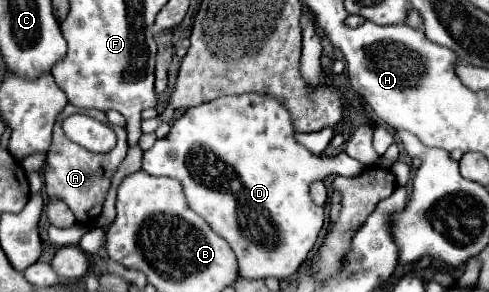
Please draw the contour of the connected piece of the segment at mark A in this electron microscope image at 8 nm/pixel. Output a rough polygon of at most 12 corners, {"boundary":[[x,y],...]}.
{"boundary":[[59,115],[45,165],[45,193],[77,223],[93,223],[127,153],[91,153],[69,141]]}

